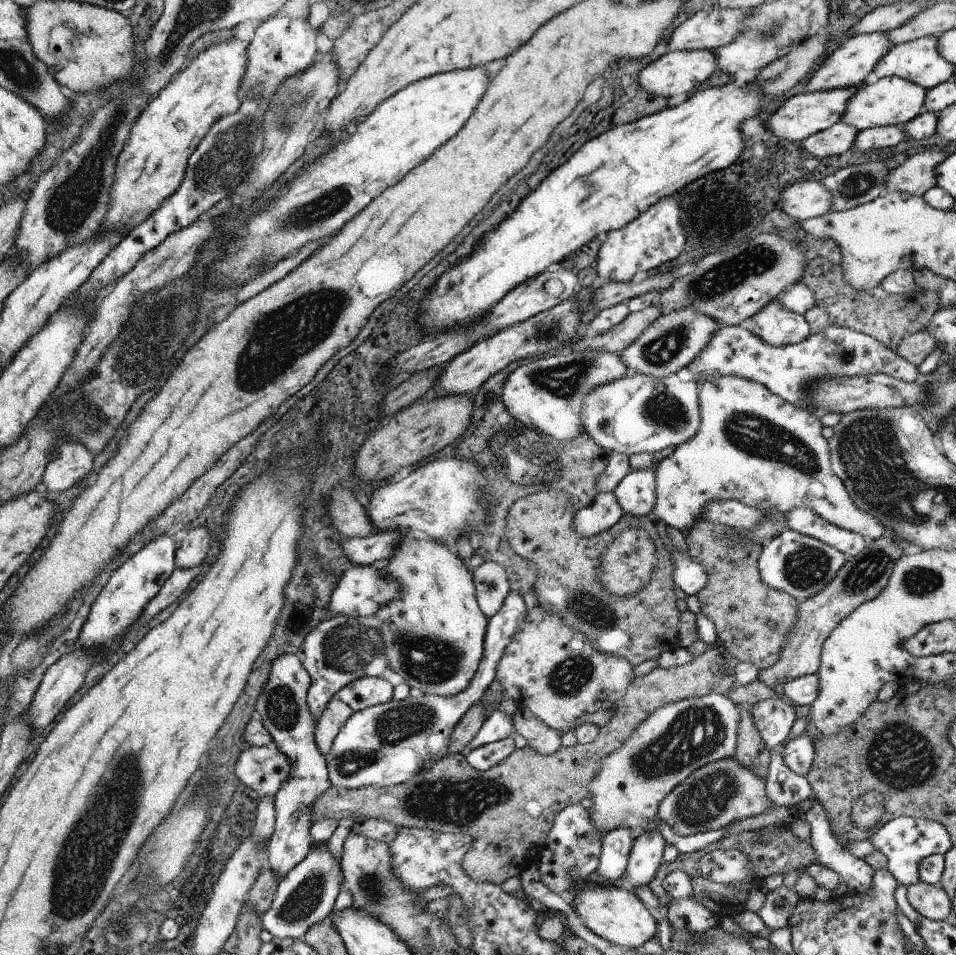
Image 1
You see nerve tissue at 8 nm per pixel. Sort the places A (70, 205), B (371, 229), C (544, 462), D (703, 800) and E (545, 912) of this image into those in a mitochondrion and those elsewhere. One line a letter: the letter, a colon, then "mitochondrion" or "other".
A: mitochondrion
B: other
C: mitochondrion
D: mitochondrion
E: other

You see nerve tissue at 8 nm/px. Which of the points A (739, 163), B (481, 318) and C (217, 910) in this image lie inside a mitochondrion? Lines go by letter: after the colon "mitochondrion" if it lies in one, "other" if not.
A: other
B: other
C: other

